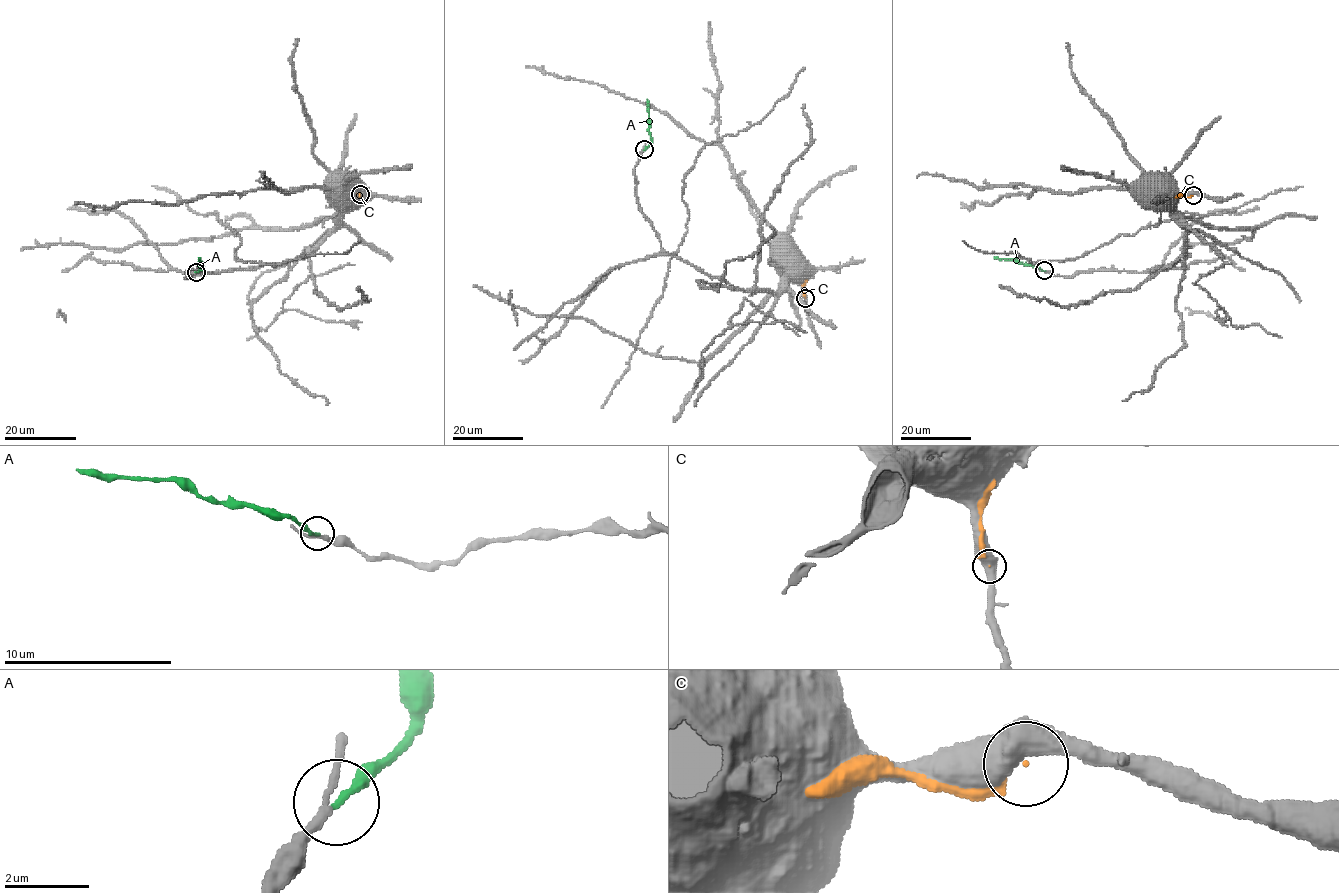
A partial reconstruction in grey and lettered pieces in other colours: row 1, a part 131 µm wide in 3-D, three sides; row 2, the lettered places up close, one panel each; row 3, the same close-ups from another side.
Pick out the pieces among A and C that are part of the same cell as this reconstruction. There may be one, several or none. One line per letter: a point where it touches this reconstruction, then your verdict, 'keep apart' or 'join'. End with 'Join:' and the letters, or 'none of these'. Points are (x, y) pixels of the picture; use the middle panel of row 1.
A: contact (644, 149); join
C: contact (805, 298); keep apart
Join: A

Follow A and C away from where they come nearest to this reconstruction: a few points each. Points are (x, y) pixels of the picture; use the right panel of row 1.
A: (1043, 270), (1014, 260), (993, 257)
C: (1193, 195), (1175, 197)

